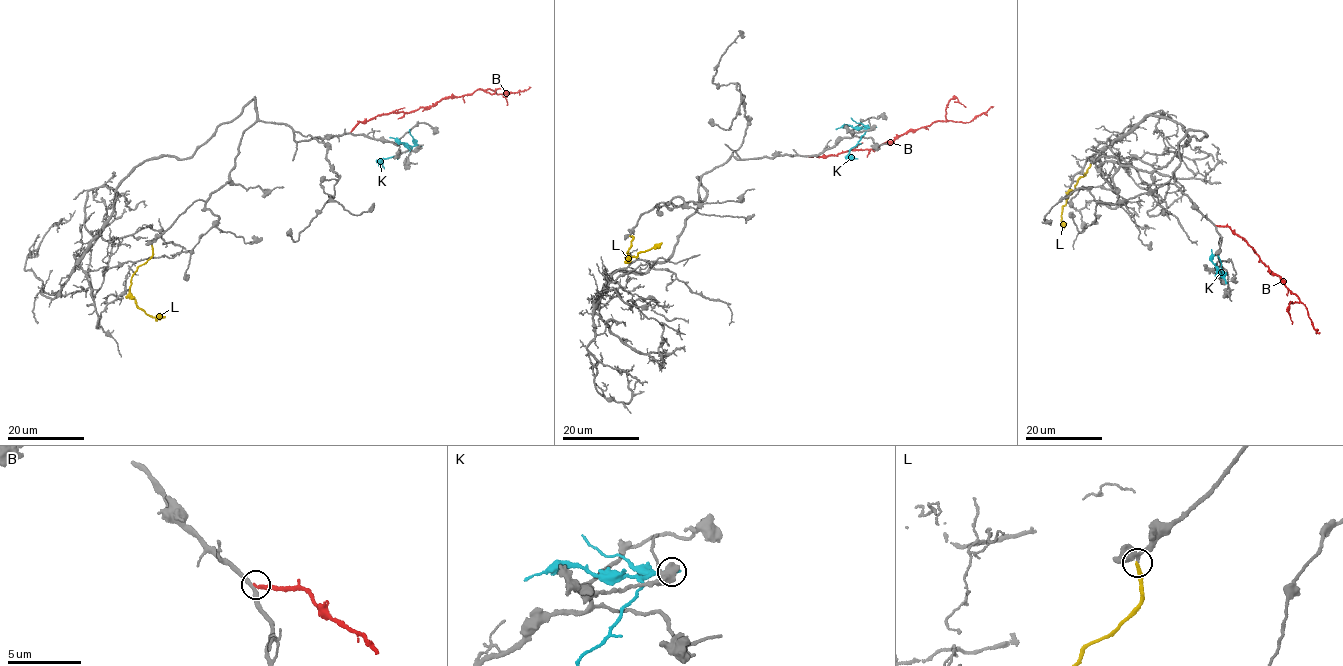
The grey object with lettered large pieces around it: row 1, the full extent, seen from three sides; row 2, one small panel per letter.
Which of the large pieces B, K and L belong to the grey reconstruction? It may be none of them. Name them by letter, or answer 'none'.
L

